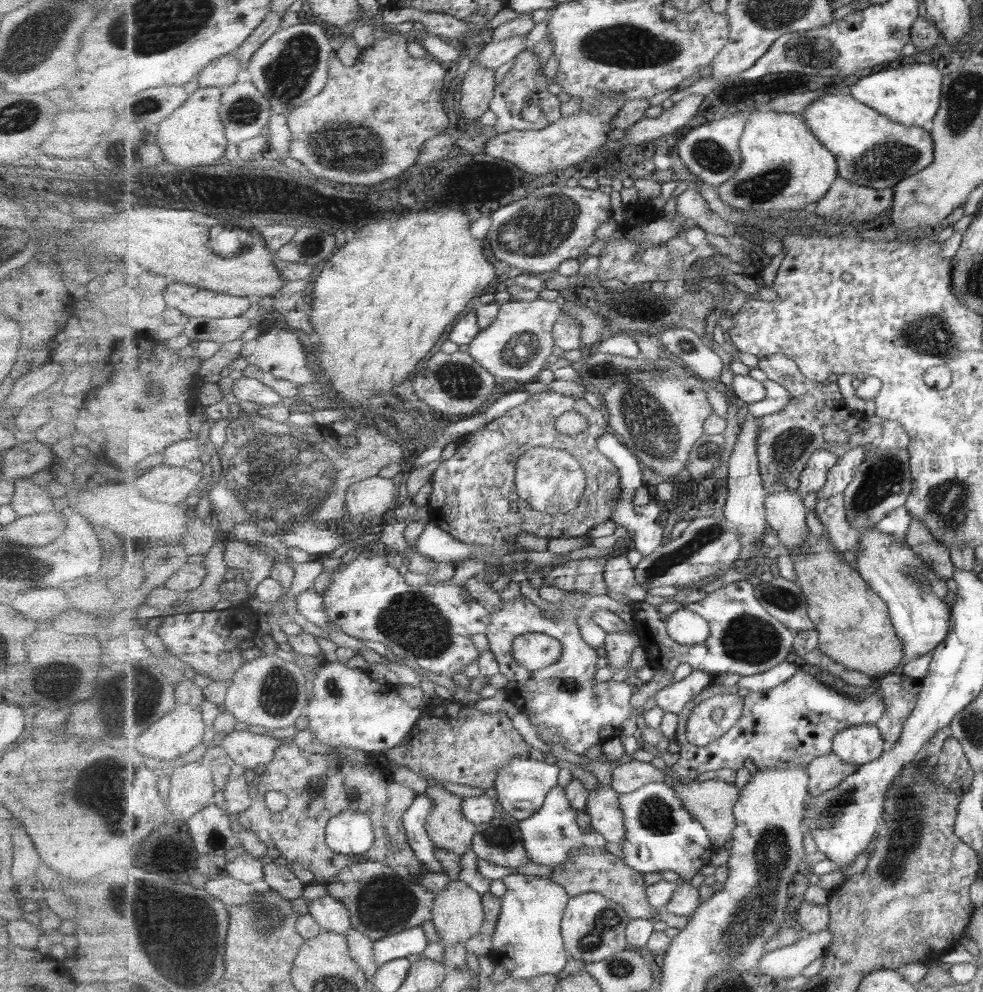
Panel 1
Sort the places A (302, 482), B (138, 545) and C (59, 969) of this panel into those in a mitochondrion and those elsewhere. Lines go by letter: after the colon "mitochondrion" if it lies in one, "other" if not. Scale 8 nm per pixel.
A: mitochondrion
B: other
C: other

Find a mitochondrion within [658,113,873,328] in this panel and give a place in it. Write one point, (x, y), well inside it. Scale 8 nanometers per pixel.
(765, 186)

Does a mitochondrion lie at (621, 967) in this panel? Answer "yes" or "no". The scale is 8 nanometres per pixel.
yes

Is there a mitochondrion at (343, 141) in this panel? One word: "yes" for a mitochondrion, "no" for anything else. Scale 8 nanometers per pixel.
yes

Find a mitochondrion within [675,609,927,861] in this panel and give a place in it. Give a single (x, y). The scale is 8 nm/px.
(748, 639)

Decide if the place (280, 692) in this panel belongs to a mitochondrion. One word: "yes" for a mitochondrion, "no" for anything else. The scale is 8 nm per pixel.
yes

